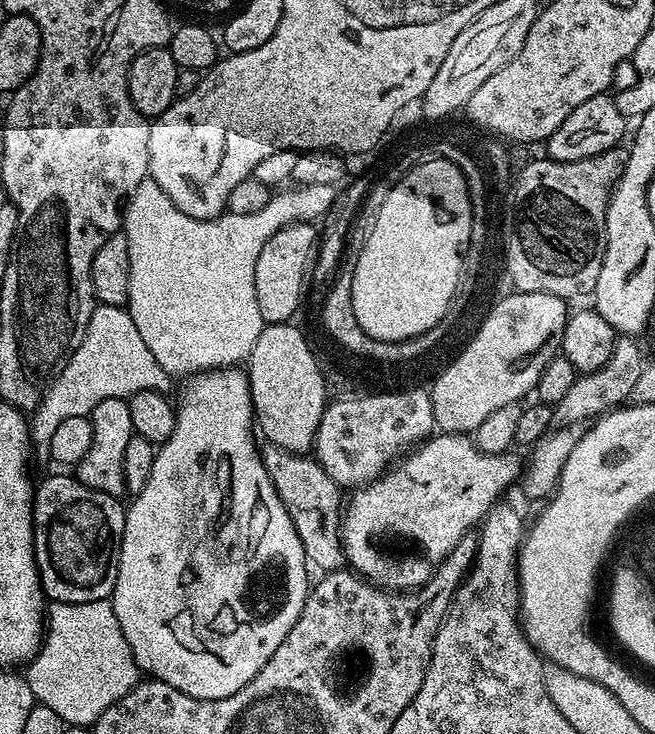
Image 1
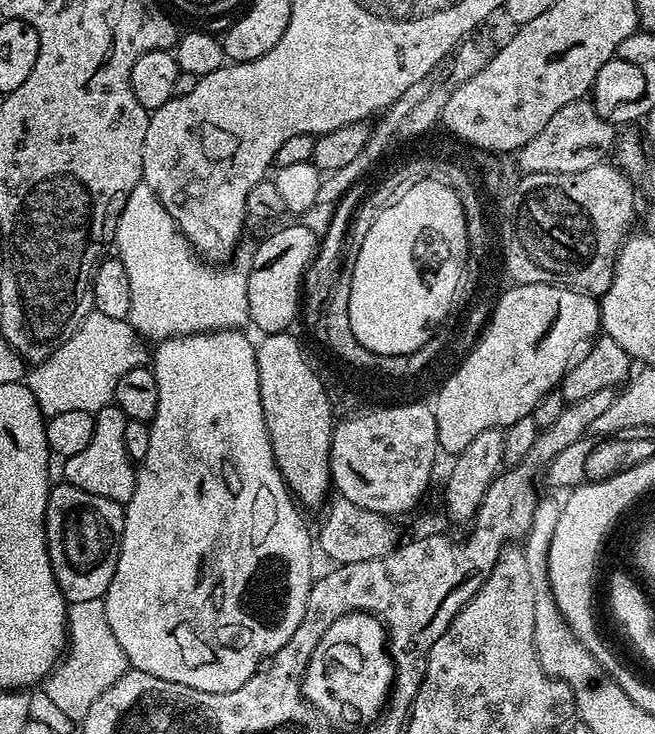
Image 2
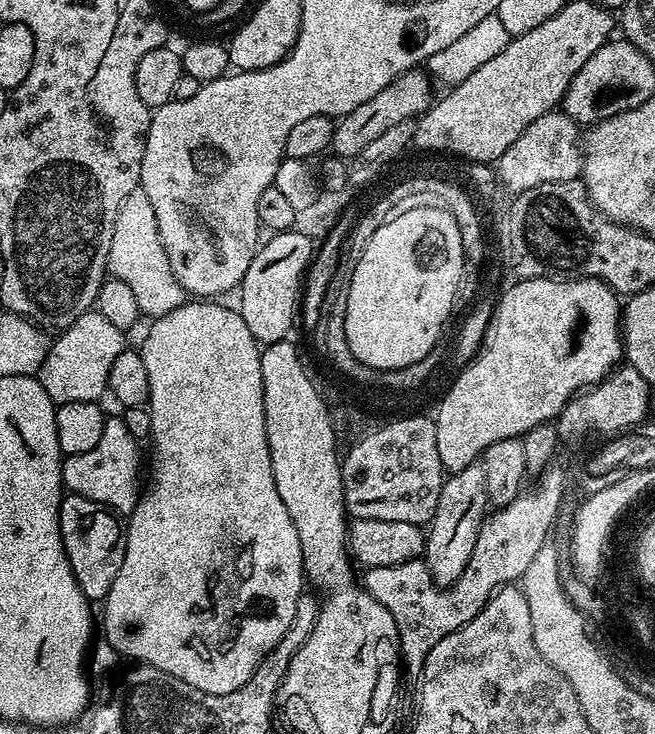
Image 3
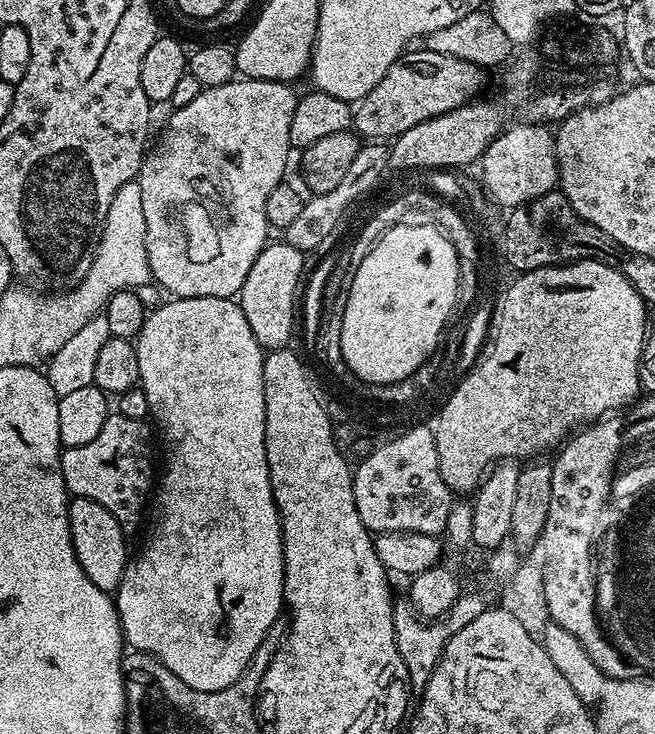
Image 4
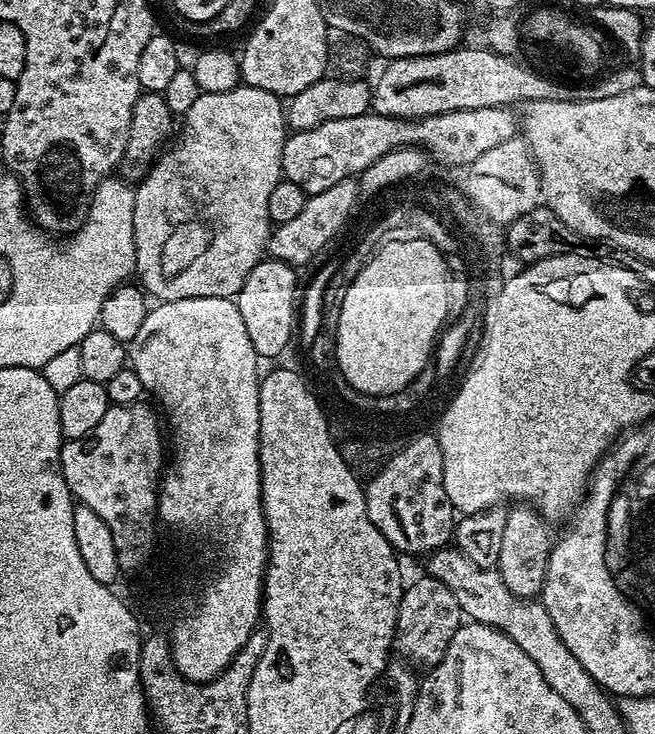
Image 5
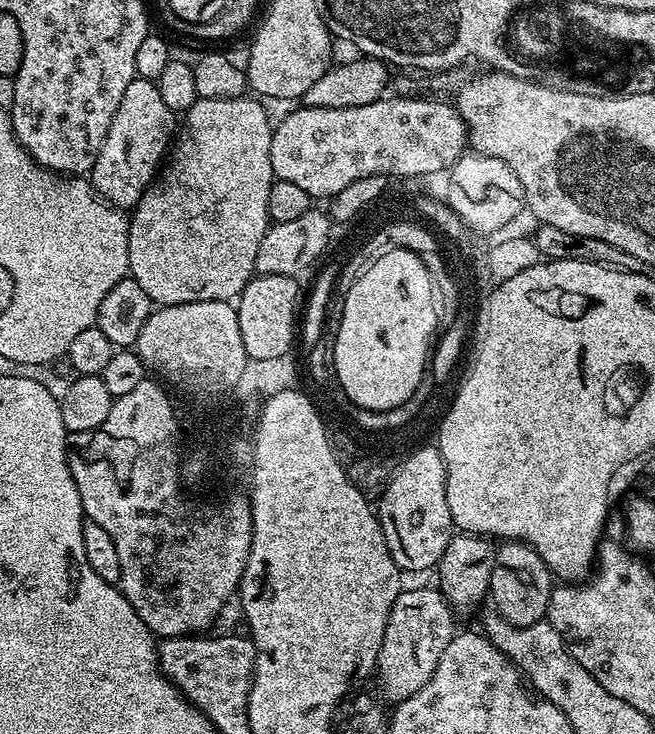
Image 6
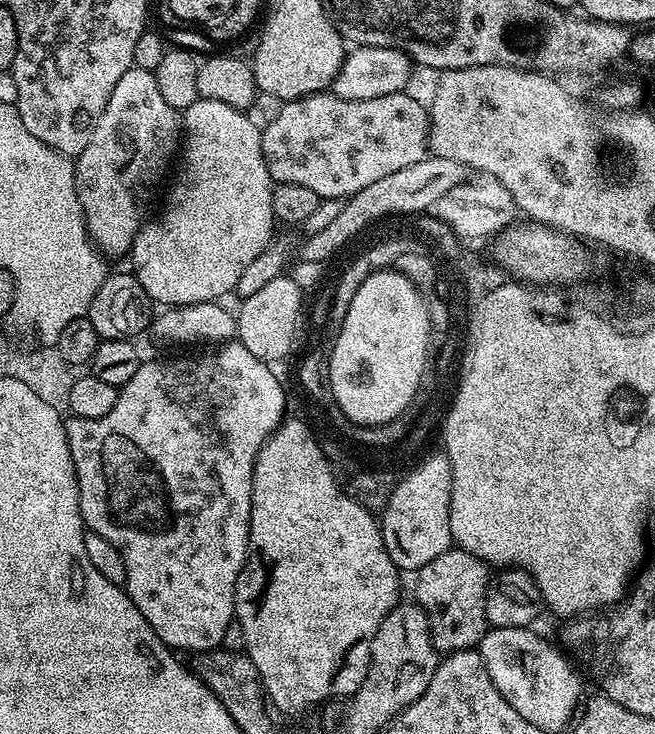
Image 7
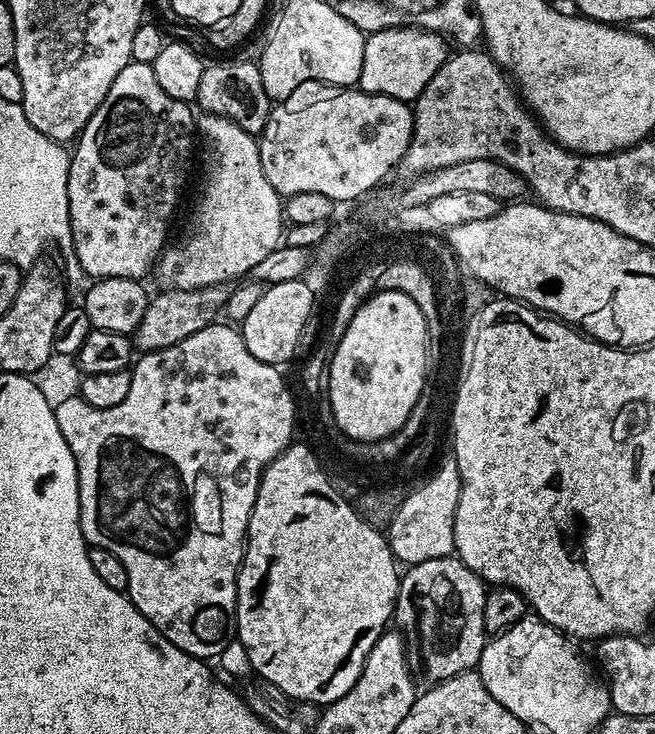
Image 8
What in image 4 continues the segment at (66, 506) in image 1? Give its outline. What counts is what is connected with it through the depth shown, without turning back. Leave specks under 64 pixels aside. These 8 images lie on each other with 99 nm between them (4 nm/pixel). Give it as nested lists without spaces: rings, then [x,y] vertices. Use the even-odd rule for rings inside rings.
[[[72,496],[68,502],[68,517],[70,518],[70,538],[74,542],[74,554],[78,558],[78,566],[98,586],[98,590],[109,594],[115,593],[116,587],[122,582],[124,567],[128,565],[130,551],[126,529],[106,510],[106,506],[98,506],[90,498]]]

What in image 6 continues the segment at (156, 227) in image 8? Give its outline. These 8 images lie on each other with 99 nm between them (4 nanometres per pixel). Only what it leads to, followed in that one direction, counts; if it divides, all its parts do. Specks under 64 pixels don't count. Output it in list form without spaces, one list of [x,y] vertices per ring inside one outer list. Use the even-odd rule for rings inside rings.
[[[137,78],[126,86],[126,94],[122,94],[122,102],[118,104],[118,114],[114,116],[90,173],[93,189],[113,208],[131,210],[140,203],[173,143],[172,120],[174,113],[162,102],[156,83]]]

